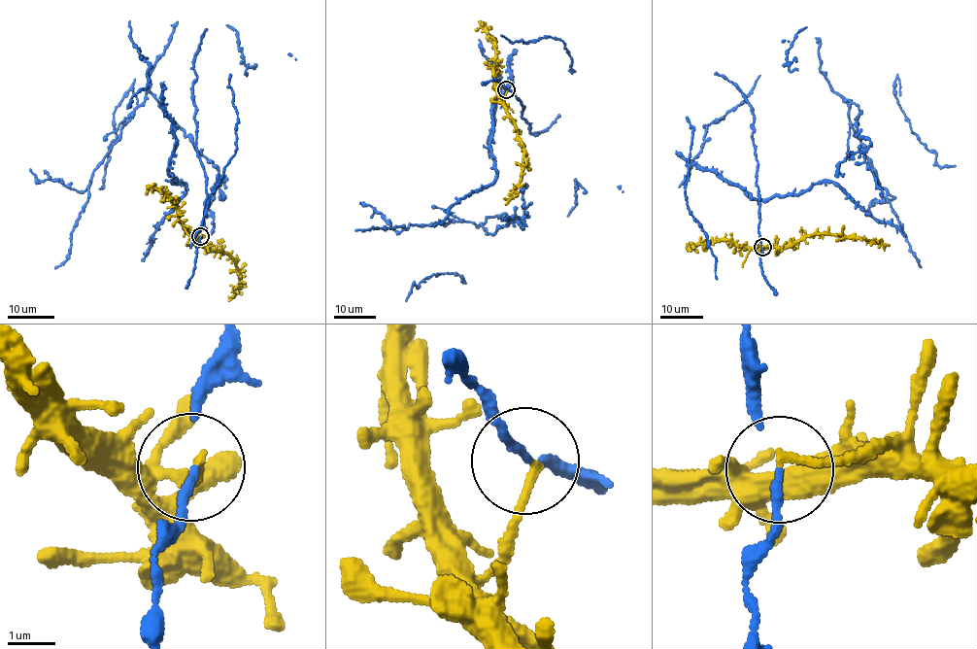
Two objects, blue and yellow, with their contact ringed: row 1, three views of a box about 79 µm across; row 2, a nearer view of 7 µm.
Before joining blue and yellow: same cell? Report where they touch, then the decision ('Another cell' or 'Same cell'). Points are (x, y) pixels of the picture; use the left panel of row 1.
Place: (200, 236). Another cell

